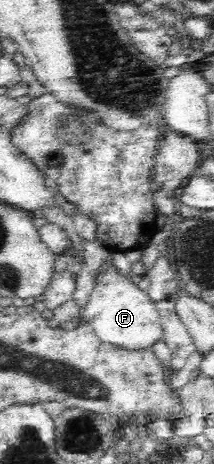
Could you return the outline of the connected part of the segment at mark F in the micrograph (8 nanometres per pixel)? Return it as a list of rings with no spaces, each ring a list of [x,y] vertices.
[[[111,261],[100,264],[89,302],[82,310],[81,320],[88,323],[102,341],[126,349],[152,347],[163,338],[160,314],[145,290],[140,290],[130,275],[120,274]]]

